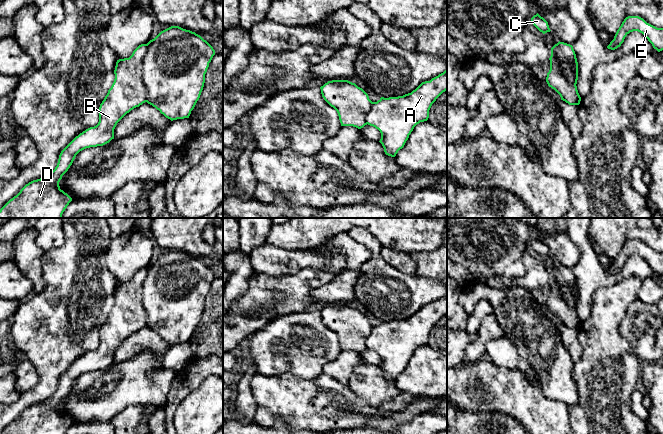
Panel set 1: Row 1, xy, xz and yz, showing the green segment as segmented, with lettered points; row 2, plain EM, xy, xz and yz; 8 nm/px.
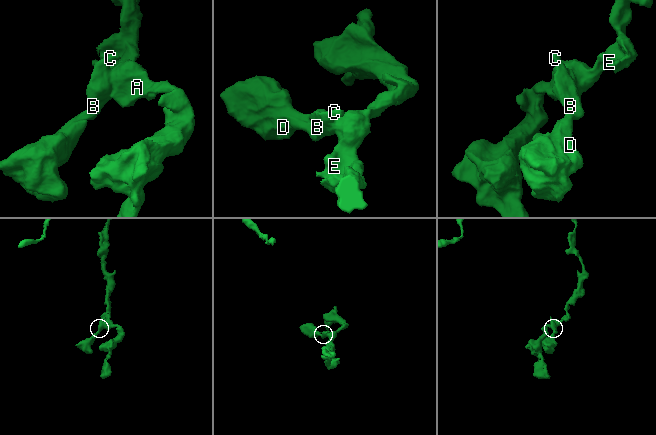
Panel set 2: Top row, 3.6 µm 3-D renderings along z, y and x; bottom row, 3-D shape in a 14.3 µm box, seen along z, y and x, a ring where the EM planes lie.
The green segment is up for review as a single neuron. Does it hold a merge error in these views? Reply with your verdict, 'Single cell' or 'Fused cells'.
Fused cells

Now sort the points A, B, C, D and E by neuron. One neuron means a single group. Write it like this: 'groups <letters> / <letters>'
groups A E / B C D

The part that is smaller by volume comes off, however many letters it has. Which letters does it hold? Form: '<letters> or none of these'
B, C, D

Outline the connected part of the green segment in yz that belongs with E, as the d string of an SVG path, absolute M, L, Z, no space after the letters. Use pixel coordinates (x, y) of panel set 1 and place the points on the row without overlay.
M639 240L626 241L607 272L617 273L624 266L625 261L633 255L642 257L658 276L663 274L663 252L657 252Z

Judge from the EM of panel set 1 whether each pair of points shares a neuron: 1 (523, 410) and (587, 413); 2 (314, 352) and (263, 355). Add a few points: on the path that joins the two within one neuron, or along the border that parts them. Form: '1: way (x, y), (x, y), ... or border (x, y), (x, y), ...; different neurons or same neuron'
1: border (567, 405), (567, 421), (569, 423); different neurons
2: way (301, 352), (276, 352); same neuron

